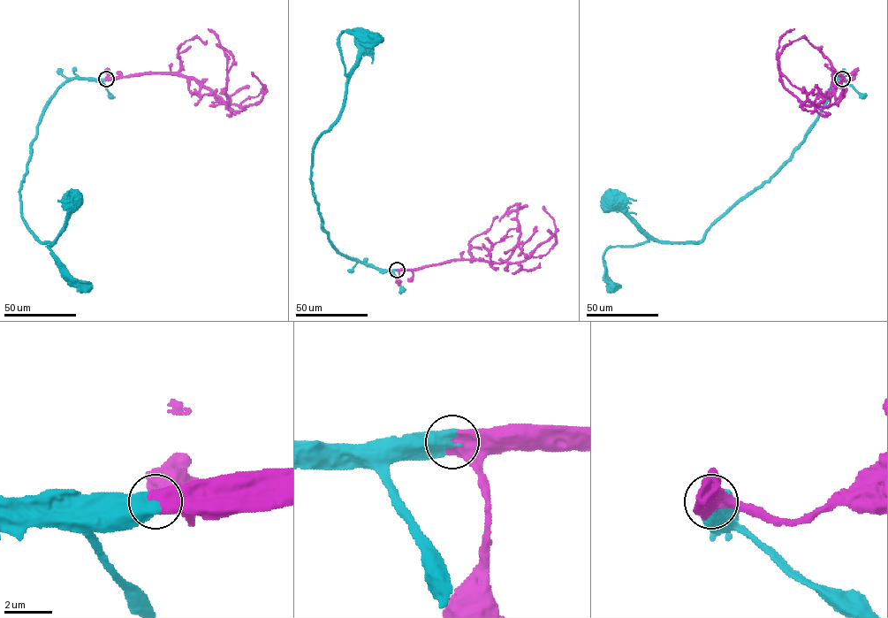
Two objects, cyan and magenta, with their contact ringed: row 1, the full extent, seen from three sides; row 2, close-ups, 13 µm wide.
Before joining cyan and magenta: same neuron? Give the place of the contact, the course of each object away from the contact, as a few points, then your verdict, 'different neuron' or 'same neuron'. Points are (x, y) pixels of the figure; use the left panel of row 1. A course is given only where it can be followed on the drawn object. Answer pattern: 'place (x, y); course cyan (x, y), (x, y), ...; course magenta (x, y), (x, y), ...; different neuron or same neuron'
place (106, 79); course cyan (106, 79), (71, 79), (56, 90), (19, 191), (22, 219), (39, 240), (56, 238), (53, 257), (83, 288); course magenta (106, 79), (140, 74), (180, 73), (193, 77), (229, 105), (225, 93), (227, 55), (217, 35), (208, 29); same neuron

